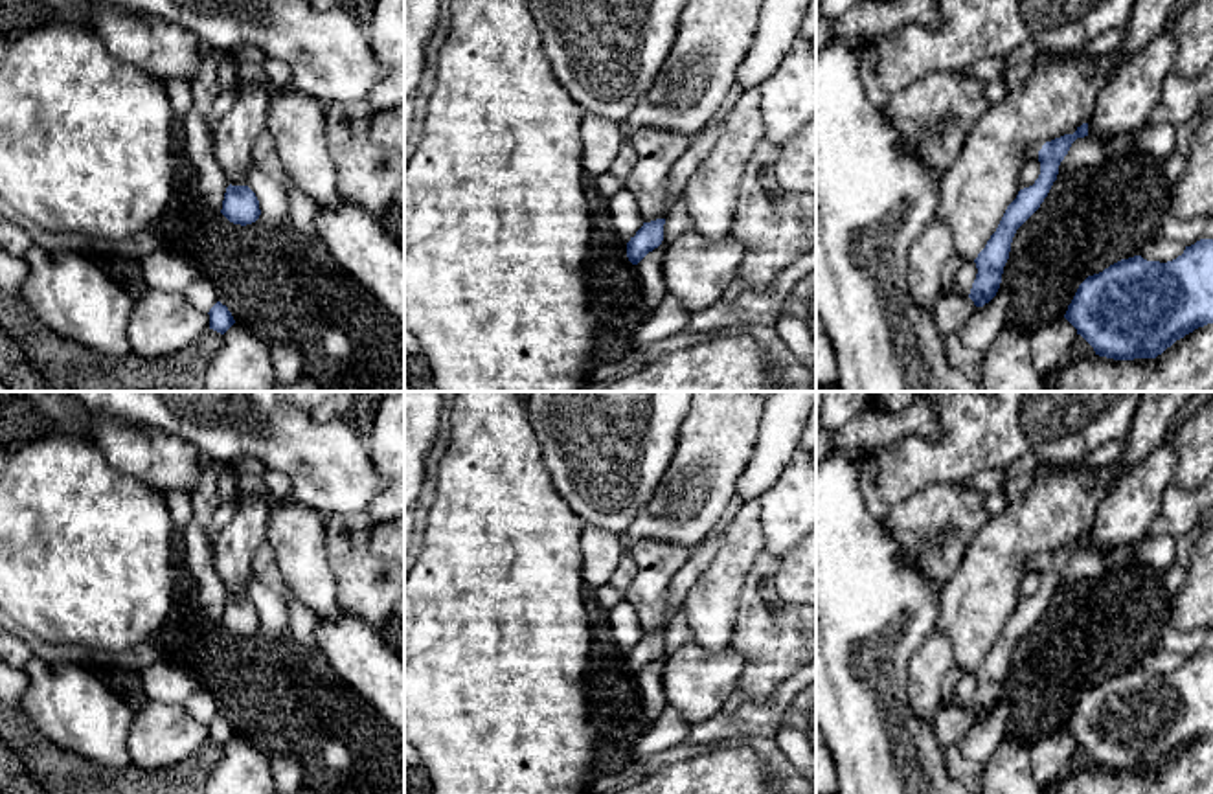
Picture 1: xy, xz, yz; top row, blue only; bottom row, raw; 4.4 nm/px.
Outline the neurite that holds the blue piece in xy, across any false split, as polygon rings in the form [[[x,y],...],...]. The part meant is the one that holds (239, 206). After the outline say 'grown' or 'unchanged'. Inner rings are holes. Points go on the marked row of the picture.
[[[228,186],[221,213],[233,224],[252,224],[259,219],[259,200],[248,186]]]; unchanged

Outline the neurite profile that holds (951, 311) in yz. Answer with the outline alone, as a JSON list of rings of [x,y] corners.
[[[945,294],[934,305],[932,314],[943,336],[959,331],[976,305],[969,296]]]

